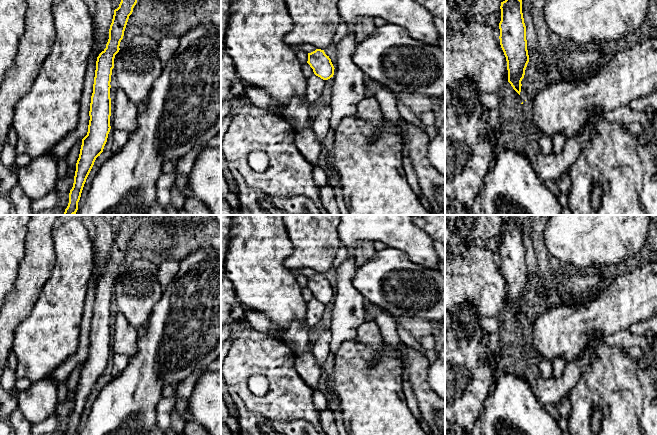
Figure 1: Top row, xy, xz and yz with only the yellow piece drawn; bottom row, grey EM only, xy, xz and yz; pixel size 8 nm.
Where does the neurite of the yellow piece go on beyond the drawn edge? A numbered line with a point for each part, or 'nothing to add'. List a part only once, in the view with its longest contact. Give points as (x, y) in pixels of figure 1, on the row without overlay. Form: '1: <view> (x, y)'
nothing to add

